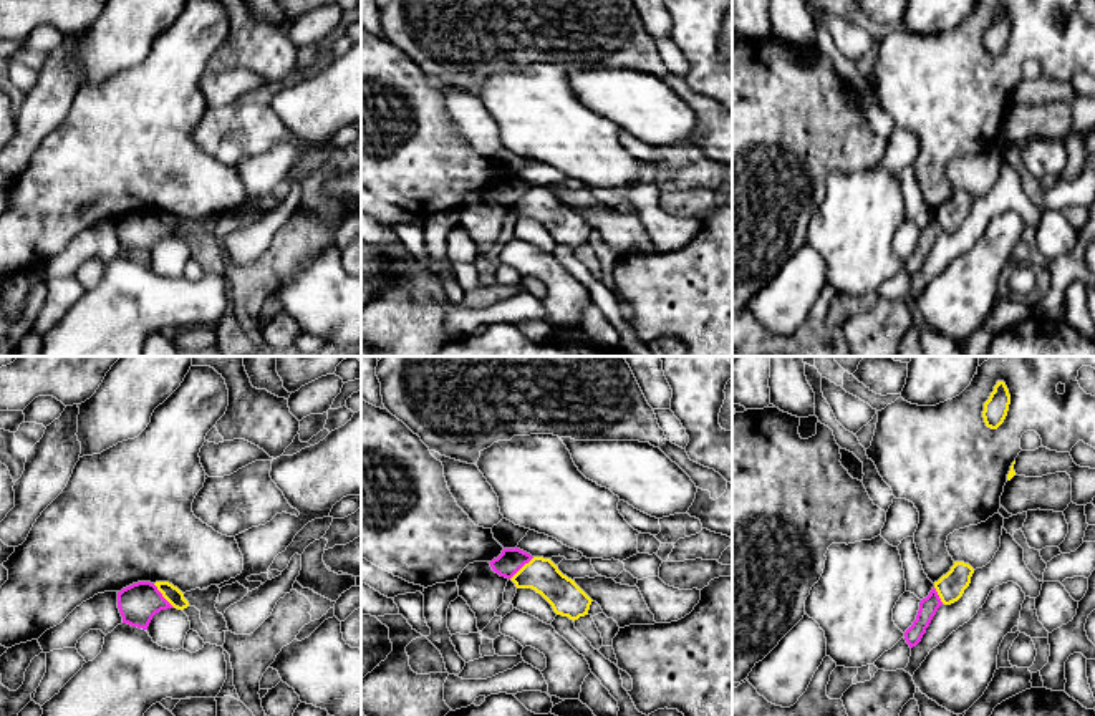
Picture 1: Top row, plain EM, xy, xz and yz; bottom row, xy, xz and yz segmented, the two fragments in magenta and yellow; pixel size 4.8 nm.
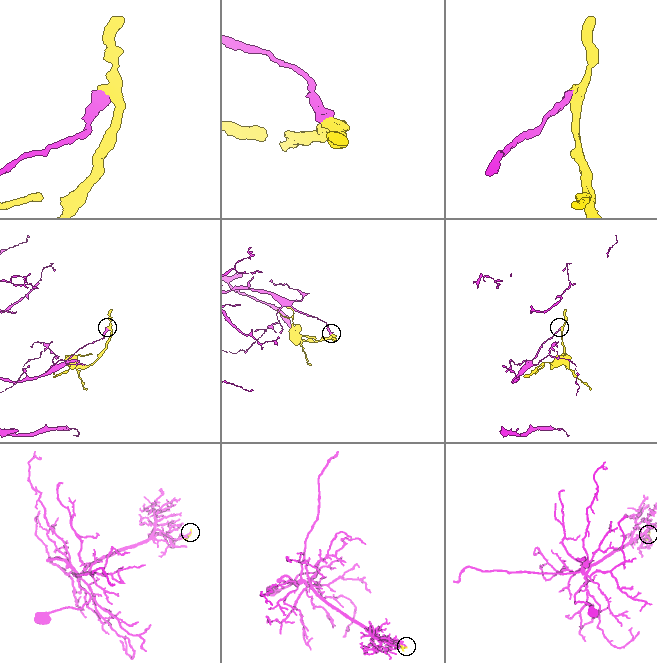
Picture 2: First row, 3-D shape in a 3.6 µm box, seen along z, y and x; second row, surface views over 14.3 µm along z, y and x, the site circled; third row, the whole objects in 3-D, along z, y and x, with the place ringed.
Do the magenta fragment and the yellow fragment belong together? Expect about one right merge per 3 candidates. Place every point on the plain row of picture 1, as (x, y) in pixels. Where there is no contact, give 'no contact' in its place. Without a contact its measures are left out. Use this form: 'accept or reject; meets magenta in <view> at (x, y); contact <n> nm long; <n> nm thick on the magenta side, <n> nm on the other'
reject; meets magenta in xy at (161, 224); contact 160 nm long; 190 nm thick on the magenta side, 80 nm on the other

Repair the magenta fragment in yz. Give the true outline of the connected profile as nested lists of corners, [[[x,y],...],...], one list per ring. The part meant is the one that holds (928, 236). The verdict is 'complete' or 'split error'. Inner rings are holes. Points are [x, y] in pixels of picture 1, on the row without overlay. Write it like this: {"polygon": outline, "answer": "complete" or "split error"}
{"polygon": [[[933,215],[929,224],[919,230],[916,249],[904,260],[904,268],[909,273],[909,277],[916,275],[921,270],[923,264],[926,262],[926,257],[929,255],[933,245],[936,244],[941,234],[943,230],[936,217]]], "answer": "complete"}

